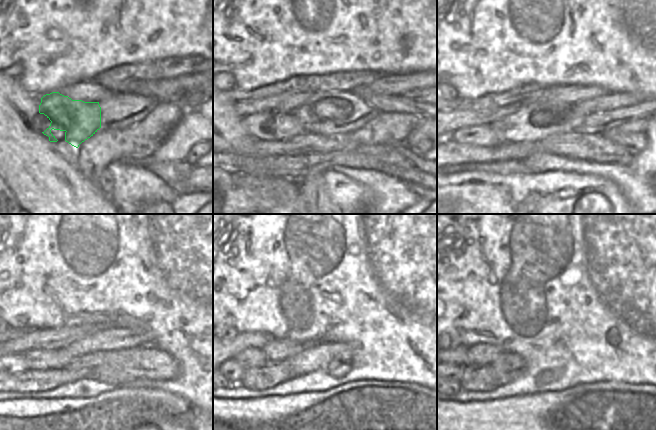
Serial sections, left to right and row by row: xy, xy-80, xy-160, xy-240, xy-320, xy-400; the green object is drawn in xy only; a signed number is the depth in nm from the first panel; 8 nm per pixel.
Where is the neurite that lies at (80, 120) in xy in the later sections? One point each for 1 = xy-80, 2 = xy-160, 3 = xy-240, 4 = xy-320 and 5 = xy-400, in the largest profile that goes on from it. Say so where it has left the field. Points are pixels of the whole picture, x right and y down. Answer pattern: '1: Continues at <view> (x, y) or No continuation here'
1: Continues at xy-80 (267, 127)
2: Continues at xy-160 (485, 135)
3: Continues at xy-240 (14, 363)
4: Continues at xy-320 (233, 371)
5: Continues at xy-400 (457, 371)

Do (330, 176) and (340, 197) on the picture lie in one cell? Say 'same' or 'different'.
same

